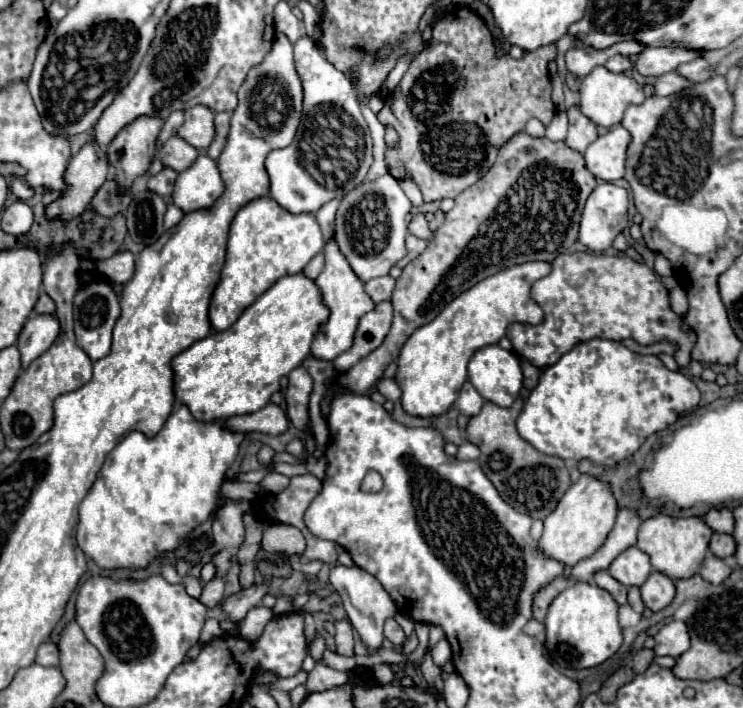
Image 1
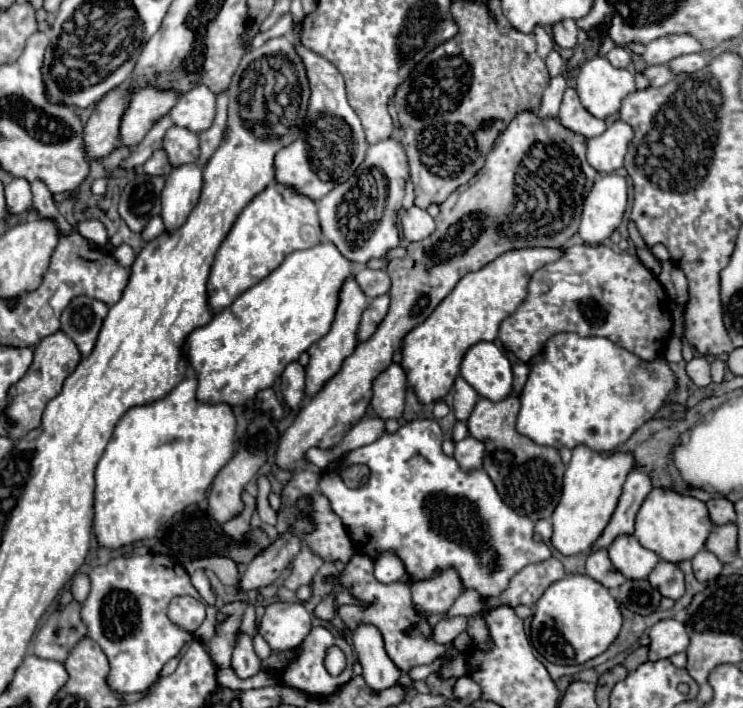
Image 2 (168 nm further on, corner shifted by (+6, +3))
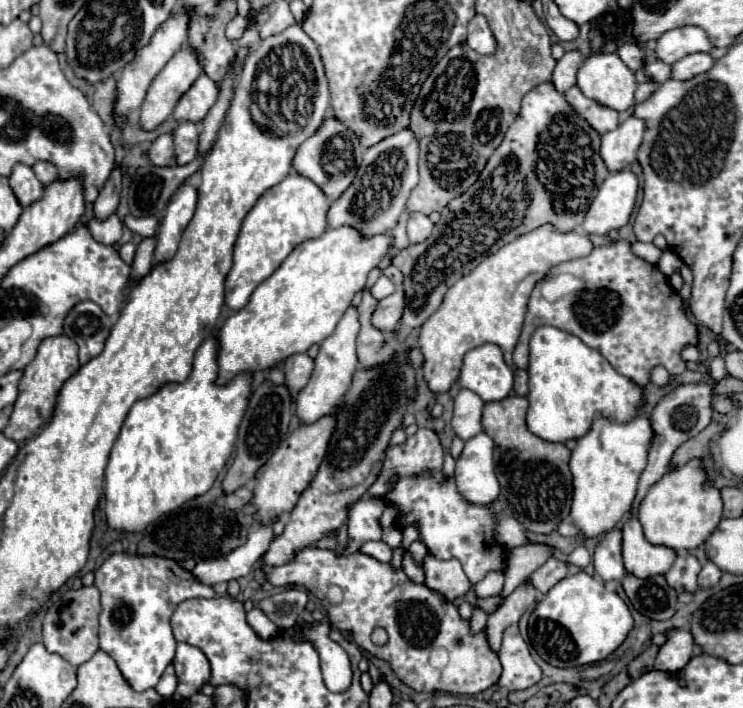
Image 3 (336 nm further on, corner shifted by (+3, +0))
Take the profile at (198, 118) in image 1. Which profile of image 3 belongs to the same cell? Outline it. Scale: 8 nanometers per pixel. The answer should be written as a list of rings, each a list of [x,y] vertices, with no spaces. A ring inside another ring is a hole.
[[[201,74],[177,102],[173,118],[179,122],[195,122],[195,124],[203,122],[205,114],[209,114],[209,110],[213,108],[213,102],[217,102],[217,94],[219,94],[217,84],[205,74]]]

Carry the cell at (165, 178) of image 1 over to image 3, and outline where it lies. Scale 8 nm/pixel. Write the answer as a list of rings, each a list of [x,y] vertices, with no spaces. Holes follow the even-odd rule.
[[[163,134],[151,144],[149,160],[153,166],[175,166],[175,152],[173,152],[171,134]]]

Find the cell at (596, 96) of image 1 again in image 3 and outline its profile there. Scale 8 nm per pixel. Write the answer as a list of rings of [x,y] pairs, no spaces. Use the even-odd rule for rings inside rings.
[[[617,54],[589,56],[577,74],[581,92],[601,106],[623,112],[635,104],[635,74]]]

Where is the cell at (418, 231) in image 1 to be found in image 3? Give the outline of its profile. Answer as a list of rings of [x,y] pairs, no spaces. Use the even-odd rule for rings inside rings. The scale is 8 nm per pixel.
[[[421,212],[409,214],[407,236],[409,236],[409,242],[411,244],[417,244],[417,242],[423,242],[425,238],[429,238],[431,230],[433,230],[433,222],[429,220],[429,216],[425,216]]]

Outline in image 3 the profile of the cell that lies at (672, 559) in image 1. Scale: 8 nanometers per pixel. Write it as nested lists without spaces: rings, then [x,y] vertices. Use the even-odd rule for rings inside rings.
[[[693,460],[677,470],[667,472],[649,488],[637,510],[637,518],[643,526],[647,542],[655,546],[669,546],[675,552],[681,552],[695,550],[709,538],[709,534],[721,522],[721,508],[723,502],[719,490],[705,486],[705,472],[699,466],[699,460]]]

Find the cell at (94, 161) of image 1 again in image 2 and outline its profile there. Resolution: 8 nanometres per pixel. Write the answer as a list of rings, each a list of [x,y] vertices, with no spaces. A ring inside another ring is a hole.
[[[128,83],[118,85],[106,93],[90,115],[84,131],[86,155],[90,159],[104,159],[112,149],[120,145],[120,121],[132,99],[132,87]]]

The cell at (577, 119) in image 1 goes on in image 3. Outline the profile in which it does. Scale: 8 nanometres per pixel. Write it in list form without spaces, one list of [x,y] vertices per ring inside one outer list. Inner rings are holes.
[[[575,86],[571,90],[565,92],[567,102],[573,106],[573,110],[585,118],[585,122],[589,122],[589,126],[593,126],[593,130],[597,130],[599,134],[605,134],[609,130],[615,130],[619,120],[617,120],[617,112],[611,108],[605,108],[601,104],[597,104],[595,100],[589,100],[581,94],[581,90]]]

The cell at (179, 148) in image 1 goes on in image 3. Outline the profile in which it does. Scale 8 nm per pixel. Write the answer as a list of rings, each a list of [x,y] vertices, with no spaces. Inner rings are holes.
[[[181,122],[179,128],[173,132],[173,142],[175,142],[175,156],[177,164],[189,164],[197,156],[197,146],[199,146],[199,128],[193,122]]]

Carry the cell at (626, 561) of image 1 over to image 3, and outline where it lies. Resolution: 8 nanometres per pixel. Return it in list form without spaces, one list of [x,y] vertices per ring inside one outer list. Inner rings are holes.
[[[629,518],[623,528],[623,564],[637,578],[665,574],[675,560],[675,550],[667,546],[651,546],[643,538],[643,528],[637,518]]]

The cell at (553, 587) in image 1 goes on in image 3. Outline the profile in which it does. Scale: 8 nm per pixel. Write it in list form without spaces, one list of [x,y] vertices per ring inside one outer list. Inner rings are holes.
[[[549,558],[543,566],[539,566],[529,578],[527,582],[533,584],[535,590],[539,590],[541,594],[549,592],[559,580],[563,580],[567,576],[567,564],[563,560],[557,558]]]

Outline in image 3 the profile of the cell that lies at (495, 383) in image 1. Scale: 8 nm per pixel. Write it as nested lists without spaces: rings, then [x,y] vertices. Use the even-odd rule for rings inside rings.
[[[483,344],[465,354],[459,384],[467,390],[473,390],[485,402],[499,402],[511,394],[513,388],[513,370],[503,362],[503,354],[495,344]]]

